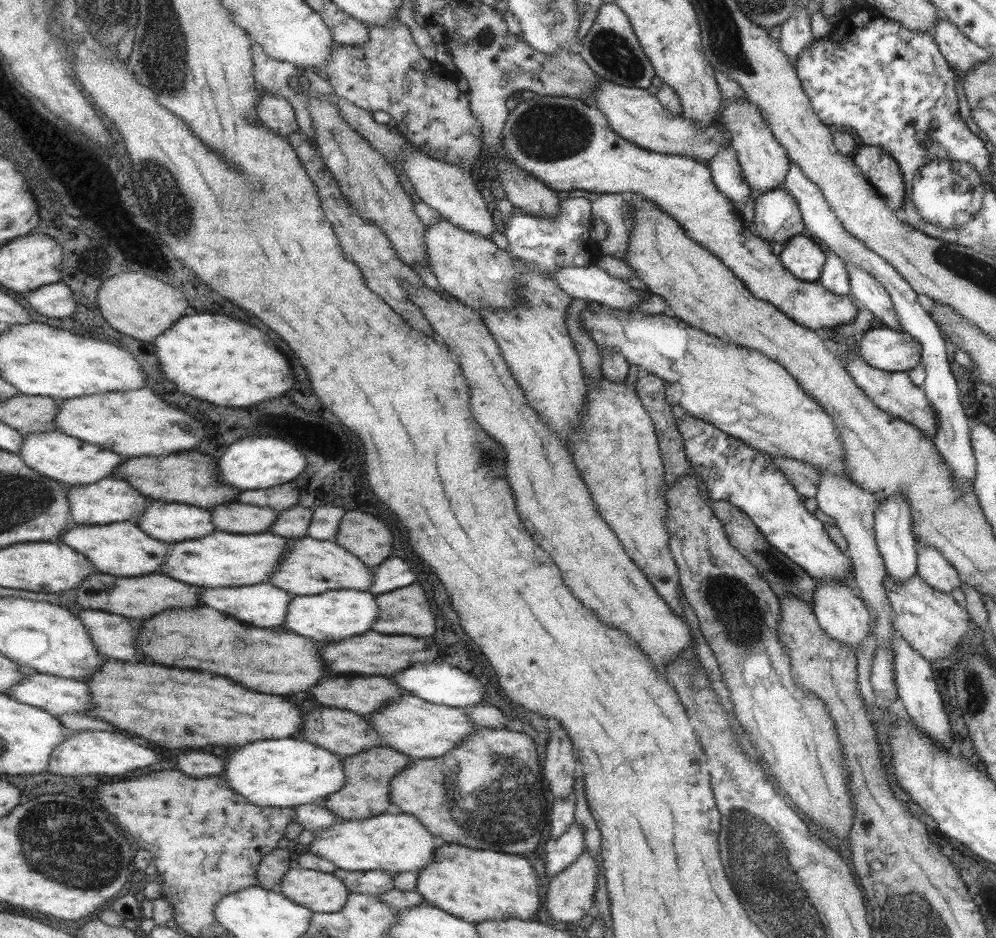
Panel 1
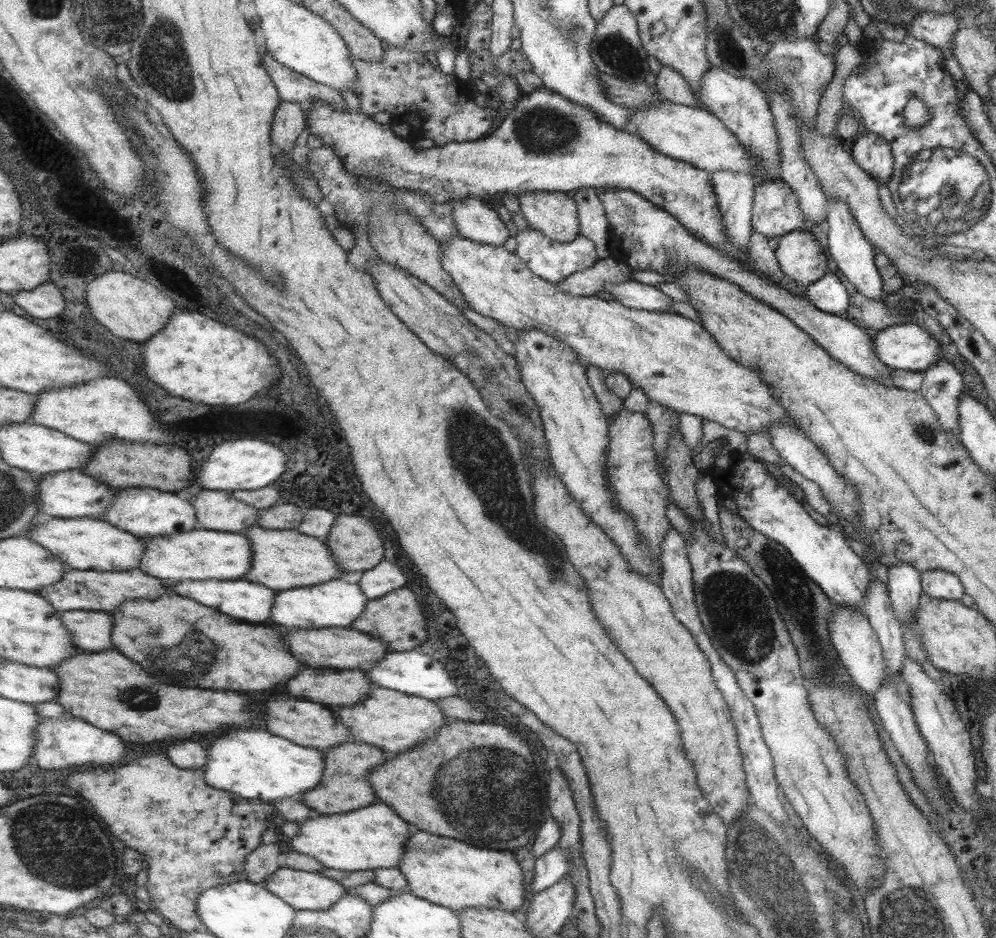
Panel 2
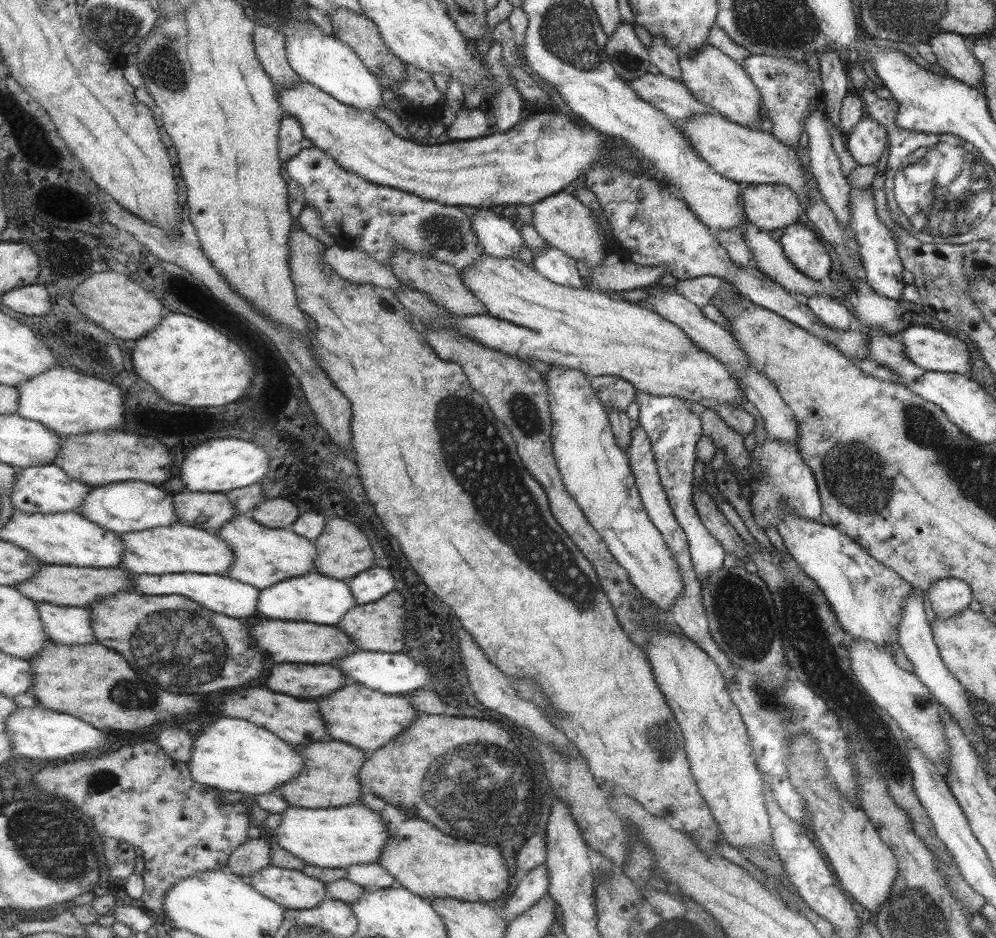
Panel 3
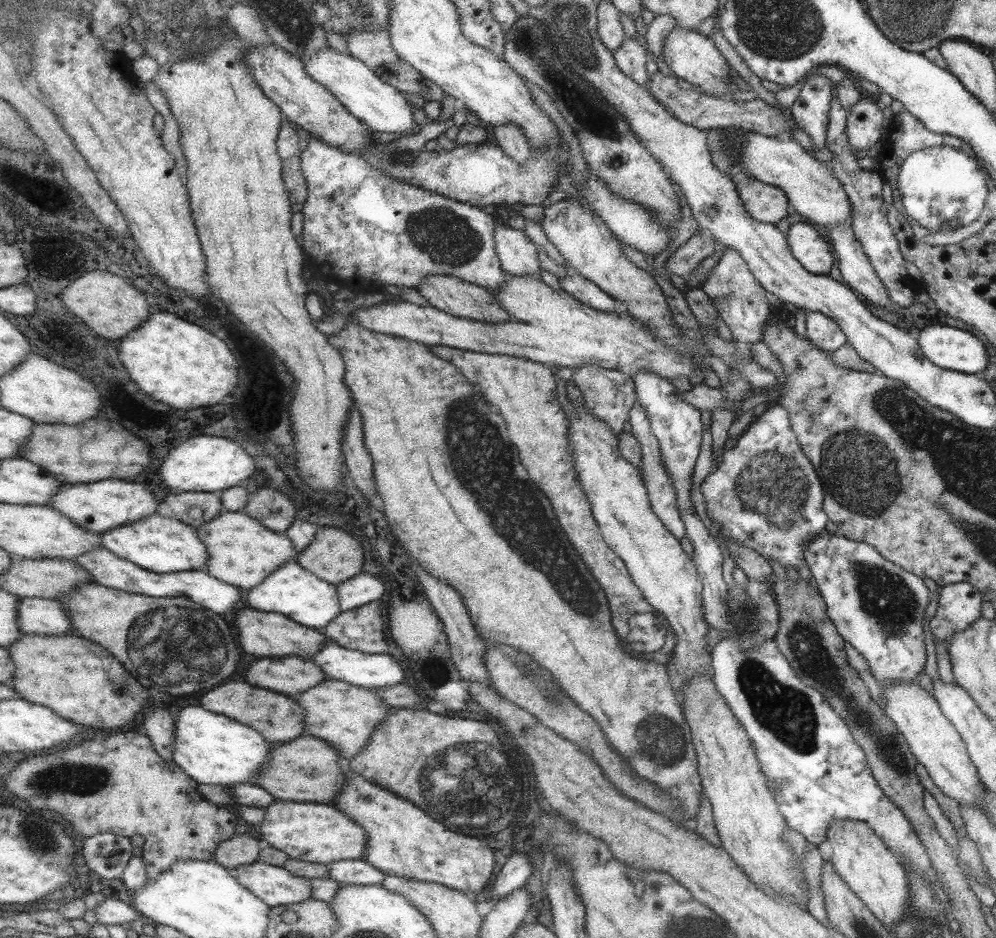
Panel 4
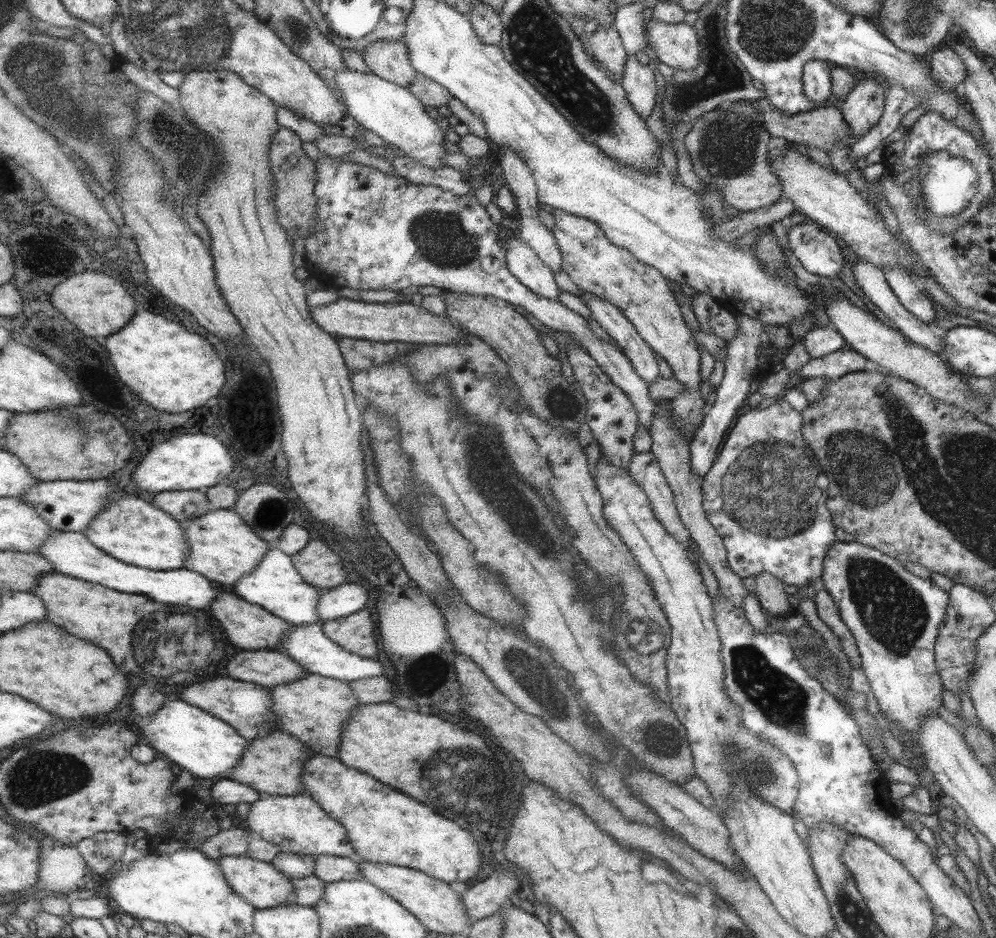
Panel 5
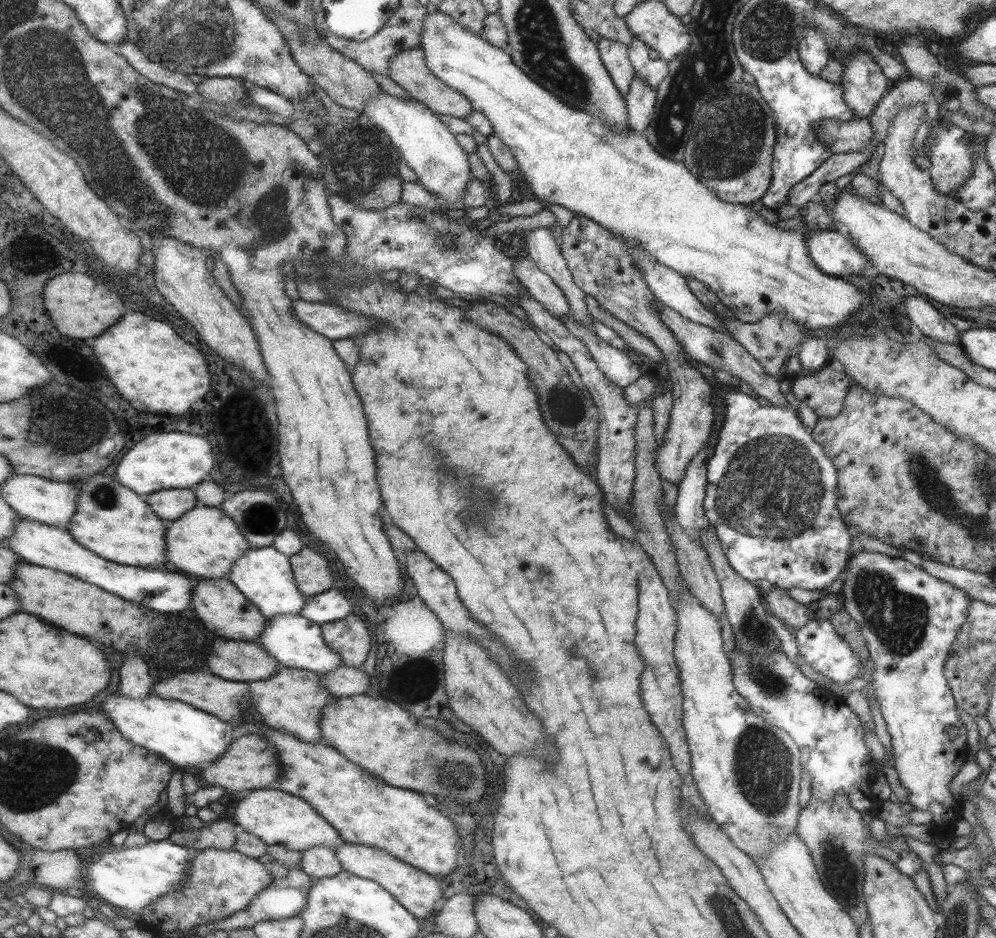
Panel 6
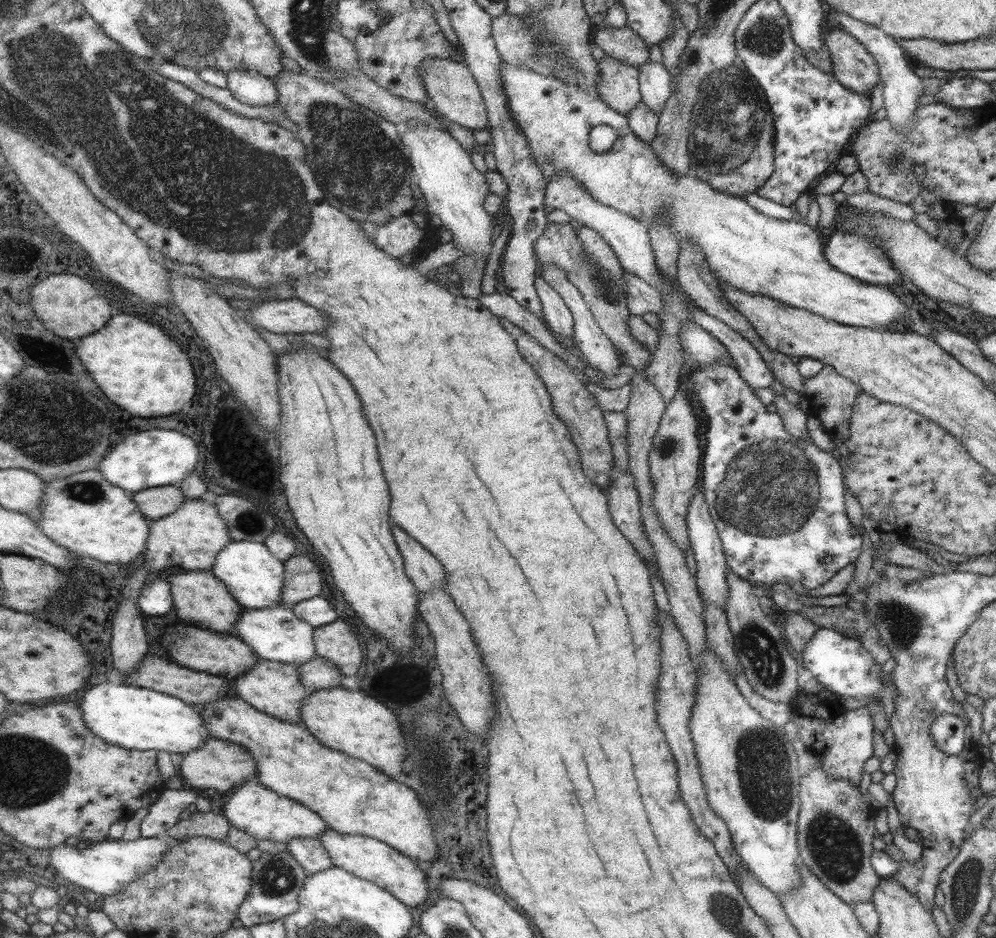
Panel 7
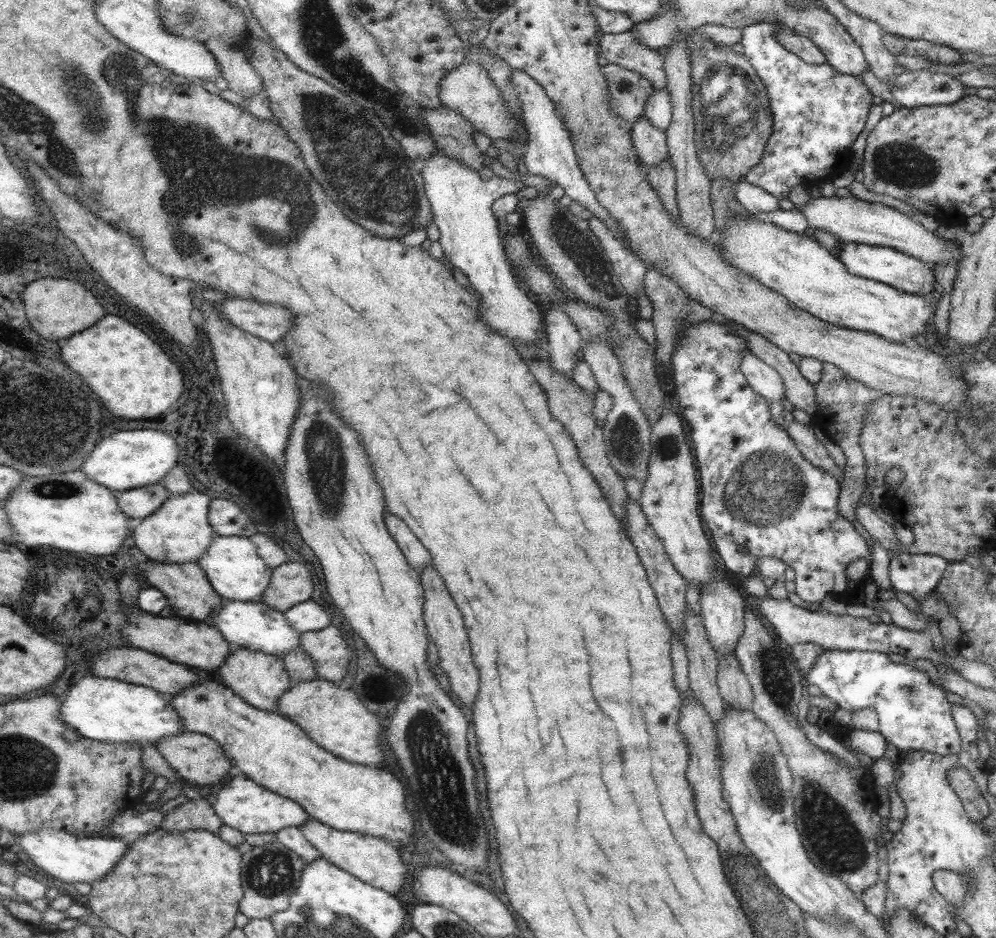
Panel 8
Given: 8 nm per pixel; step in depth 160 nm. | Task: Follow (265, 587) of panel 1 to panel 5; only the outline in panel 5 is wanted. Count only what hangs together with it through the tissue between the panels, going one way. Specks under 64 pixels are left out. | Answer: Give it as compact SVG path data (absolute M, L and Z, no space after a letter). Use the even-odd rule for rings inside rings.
M54 532L44 546L40 548L39 555L43 555L54 564L57 573L71 576L75 579L102 584L117 592L134 593L149 596L163 604L185 604L193 608L207 608L212 606L219 598L219 588L206 576L192 570L153 571L152 569L140 568L137 565L127 564L125 561L117 560L102 548L99 548L85 532Z

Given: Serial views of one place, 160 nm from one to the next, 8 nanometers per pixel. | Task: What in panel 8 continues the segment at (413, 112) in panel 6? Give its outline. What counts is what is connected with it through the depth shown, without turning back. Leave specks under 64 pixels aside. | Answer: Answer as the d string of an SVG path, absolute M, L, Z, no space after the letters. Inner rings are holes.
M445 151L433 153L420 168L424 176L425 192L432 204L434 222L439 228L439 242L445 258L460 269L470 282L471 290L481 294L479 316L485 324L510 343L519 340L527 346L538 346L536 332L543 329L542 318L533 302L517 288L513 274L501 248L499 231L502 223L493 218L492 202L507 193L517 192L523 185L511 179L493 175L481 178L477 169L471 168L457 157L452 159Z

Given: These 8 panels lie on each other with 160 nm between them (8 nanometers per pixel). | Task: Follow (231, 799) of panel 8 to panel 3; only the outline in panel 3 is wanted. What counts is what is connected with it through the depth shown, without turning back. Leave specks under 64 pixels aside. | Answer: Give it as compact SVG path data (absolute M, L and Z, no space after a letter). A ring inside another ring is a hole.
M362 802L339 808L291 806L281 814L283 821L275 831L277 846L321 868L347 869L354 864L377 864L388 846L389 828L384 816Z

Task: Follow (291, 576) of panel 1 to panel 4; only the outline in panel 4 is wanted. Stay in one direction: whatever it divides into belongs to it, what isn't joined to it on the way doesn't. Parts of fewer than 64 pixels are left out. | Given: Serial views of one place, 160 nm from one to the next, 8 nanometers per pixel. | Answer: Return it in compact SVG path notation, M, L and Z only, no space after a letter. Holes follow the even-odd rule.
M226 510L219 518L201 526L201 540L210 552L209 574L239 588L251 589L264 583L294 558L294 542L284 534L267 528L243 511Z

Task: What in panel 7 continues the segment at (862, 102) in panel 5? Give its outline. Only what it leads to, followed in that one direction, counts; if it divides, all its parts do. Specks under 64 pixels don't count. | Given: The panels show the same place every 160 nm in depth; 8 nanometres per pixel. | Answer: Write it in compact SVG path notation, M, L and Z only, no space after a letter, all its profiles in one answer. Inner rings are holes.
M840 28L822 33L822 39L830 54L831 75L837 83L855 94L867 96L880 78L880 70L873 56L856 37L849 36Z

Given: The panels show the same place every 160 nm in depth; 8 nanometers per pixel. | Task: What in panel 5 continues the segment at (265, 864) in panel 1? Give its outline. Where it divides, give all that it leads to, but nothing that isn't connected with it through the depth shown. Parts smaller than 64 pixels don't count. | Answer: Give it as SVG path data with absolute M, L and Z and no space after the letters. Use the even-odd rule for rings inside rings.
M229 828L205 841L199 850L214 861L219 861L224 856L244 856L249 852L251 836L251 831Z

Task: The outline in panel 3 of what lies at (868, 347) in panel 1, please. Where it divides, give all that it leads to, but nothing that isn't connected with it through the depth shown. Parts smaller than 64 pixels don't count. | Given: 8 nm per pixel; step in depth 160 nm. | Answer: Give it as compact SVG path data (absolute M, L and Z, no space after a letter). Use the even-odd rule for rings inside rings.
M909 326L895 335L909 361L927 372L965 375L971 364L965 344L951 335L923 326Z

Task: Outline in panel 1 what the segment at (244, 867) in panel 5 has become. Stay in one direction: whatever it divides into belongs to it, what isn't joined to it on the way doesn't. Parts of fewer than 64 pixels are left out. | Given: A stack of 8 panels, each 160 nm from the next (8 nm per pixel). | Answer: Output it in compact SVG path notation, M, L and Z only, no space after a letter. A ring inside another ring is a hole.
M298 867L285 875L280 893L314 913L343 911L351 894L338 876Z

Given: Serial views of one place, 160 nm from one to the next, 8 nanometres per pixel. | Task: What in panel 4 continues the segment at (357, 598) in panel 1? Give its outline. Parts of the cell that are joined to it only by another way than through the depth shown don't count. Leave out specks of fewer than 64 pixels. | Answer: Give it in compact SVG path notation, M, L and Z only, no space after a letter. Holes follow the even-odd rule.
M290 560L277 573L265 579L263 584L251 588L247 600L255 610L278 612L299 624L316 629L328 627L343 611L339 586L305 570L297 560Z

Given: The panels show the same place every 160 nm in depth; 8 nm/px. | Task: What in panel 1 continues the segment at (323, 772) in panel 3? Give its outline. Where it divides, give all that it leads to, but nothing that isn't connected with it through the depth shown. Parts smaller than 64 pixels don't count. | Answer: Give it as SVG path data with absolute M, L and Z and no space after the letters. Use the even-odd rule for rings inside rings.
M383 744L359 755L343 758L342 761L345 766L347 785L343 787L343 791L321 802L324 807L330 808L341 821L365 821L389 812L389 806L392 804L391 788L389 788L391 781L415 762L405 753L383 746Z

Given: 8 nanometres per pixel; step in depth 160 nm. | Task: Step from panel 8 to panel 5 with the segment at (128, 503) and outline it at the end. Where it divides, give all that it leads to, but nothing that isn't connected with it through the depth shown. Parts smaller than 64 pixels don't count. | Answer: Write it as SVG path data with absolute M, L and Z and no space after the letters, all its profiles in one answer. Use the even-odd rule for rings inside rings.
M206 490L167 491L154 494L153 503L164 509L183 524L195 518L201 518L212 511L211 501Z

